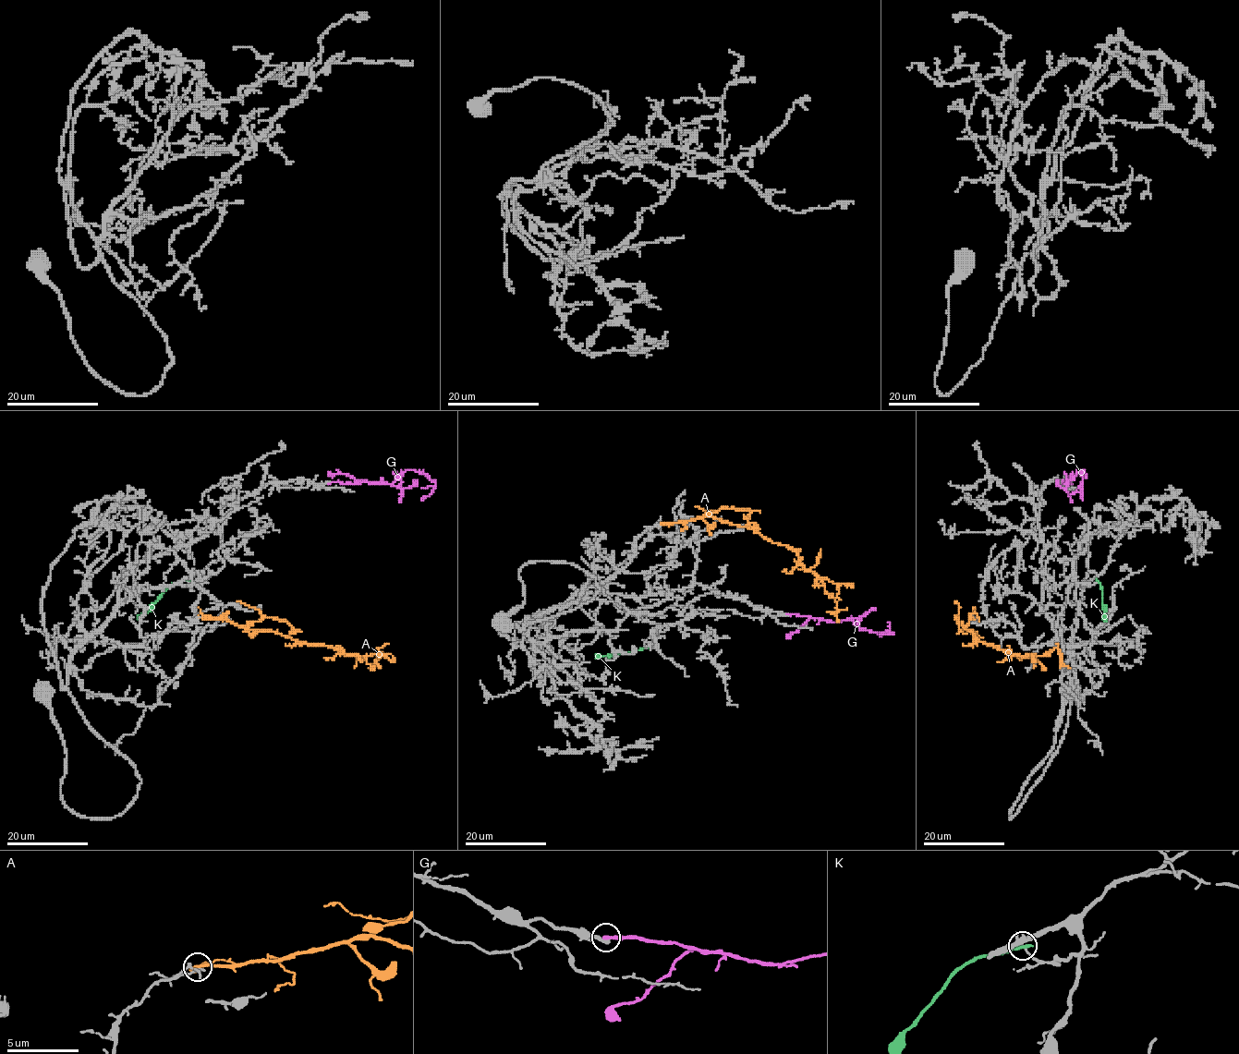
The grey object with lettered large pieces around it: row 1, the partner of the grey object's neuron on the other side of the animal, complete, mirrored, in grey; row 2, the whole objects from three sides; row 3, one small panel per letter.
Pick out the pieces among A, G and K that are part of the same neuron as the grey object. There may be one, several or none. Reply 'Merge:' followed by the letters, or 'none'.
Merge: G

